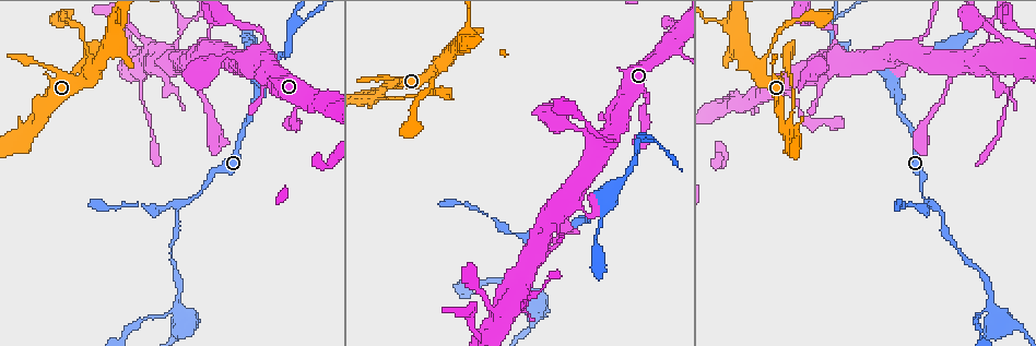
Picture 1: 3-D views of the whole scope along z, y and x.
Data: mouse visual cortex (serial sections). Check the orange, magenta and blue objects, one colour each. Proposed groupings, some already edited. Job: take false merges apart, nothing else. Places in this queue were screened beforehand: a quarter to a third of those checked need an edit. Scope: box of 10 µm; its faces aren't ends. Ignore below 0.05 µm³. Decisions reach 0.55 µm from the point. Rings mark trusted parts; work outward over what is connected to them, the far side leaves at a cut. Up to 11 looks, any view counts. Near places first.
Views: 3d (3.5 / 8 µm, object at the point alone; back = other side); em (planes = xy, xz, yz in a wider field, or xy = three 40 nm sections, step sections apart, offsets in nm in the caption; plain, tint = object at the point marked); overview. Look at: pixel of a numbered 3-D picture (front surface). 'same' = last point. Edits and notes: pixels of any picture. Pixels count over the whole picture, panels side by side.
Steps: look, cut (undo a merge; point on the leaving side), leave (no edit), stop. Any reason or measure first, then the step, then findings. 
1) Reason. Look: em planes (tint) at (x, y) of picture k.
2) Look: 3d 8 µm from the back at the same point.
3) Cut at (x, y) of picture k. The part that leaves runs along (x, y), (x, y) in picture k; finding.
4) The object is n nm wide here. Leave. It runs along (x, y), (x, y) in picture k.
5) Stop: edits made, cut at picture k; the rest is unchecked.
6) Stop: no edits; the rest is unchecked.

Three arms meet. Look: 3d 8 µm at (785, 125) of picture 1.

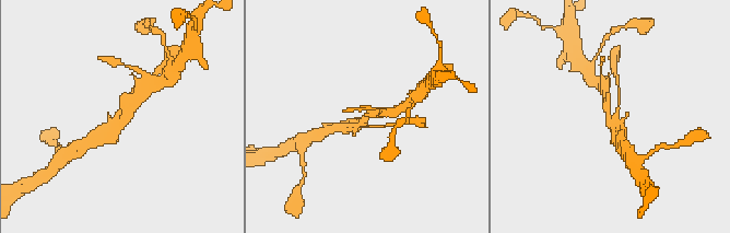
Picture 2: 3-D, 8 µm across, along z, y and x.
Look: 3d 3.5 µm at the same point.

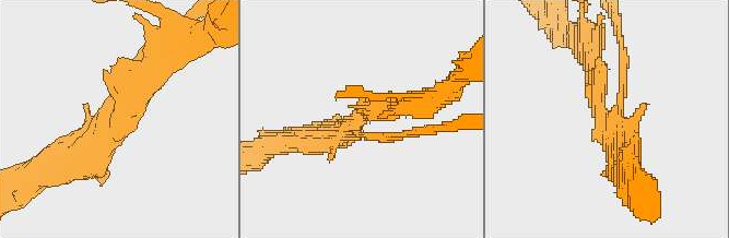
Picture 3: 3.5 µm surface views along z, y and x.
Shape alone is not enough. Look: em xy step 5 (tint) at (608, 118) of picture 3.

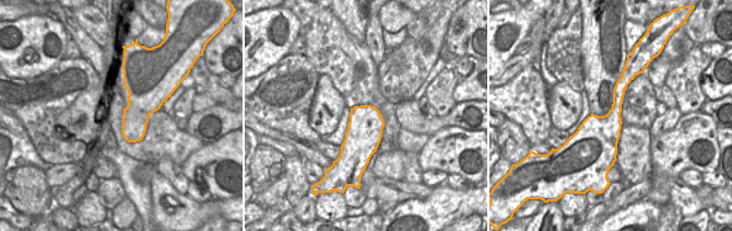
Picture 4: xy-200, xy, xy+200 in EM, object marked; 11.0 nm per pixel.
Leave. It runs along (156, 62), (109, 130), (62, 166) in picture 3; all the same cell.

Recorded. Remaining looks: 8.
Three-way junction. Look: 3d 3.5 µm at (526, 238) of picture 1.

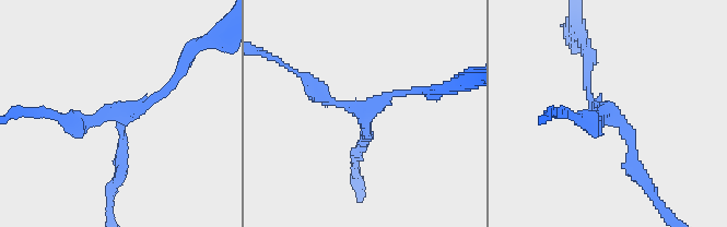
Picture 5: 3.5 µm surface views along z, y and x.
Shape alone is not enough. Look: em xy step 1 (tint) at (368, 115) of picture 5.

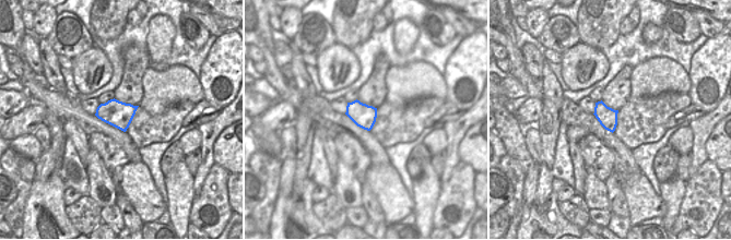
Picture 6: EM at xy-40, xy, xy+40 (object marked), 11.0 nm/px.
The arms are 150, 200, 250 nm wide. Leave. It runs along (176, 76), (119, 117), (119, 174) in picture 5; one cell here.

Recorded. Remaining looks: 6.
Branch point. Look: 3d 3.5 µm at (990, 307) of picture 1.

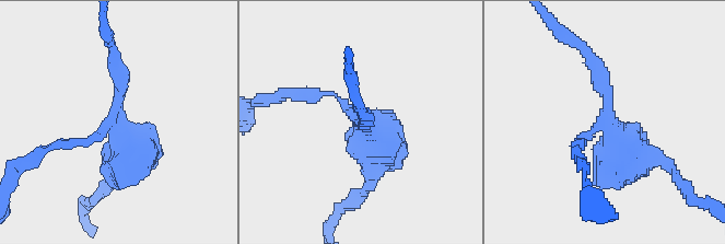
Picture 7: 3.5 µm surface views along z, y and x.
3 arms meet here; the arms are 100, 200, 500 nm wide; now the EM. Look: em xy step 5 (tint) at (356, 121) of picture 7.

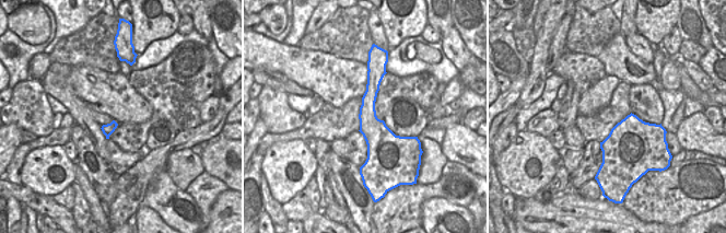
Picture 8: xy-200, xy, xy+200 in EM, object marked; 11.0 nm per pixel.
Cut it another way. Look: em xy step 1 (tint) at the same point.

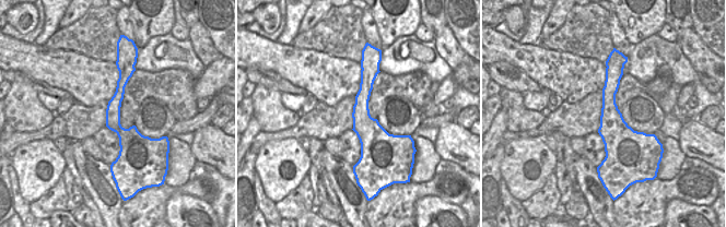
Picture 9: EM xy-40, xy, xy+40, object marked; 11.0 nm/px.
Leave. It runs along (586, 53), (617, 143), (656, 157) in picture 7; continuous, no second cell.

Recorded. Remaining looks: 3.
Look: 3d 8 µm at (296, 24) of picture 1.

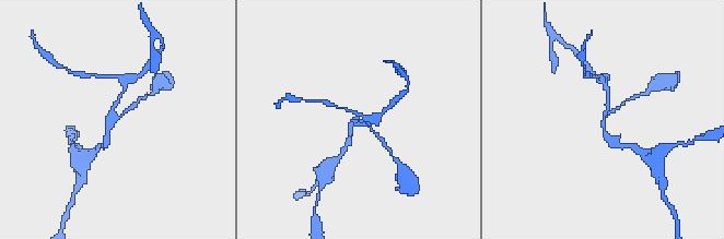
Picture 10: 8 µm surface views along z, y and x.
Look: 3d 3.5 µm at the same point.

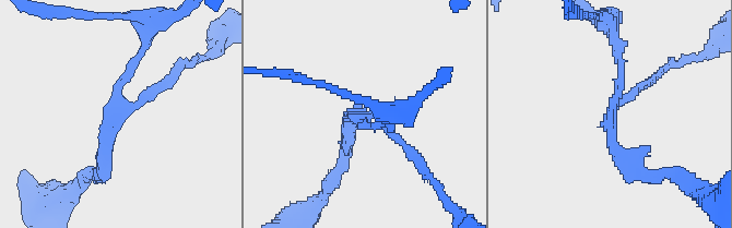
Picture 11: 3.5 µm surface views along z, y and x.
Look: em xy step 2 (tint) at (121, 115) of picture 11.

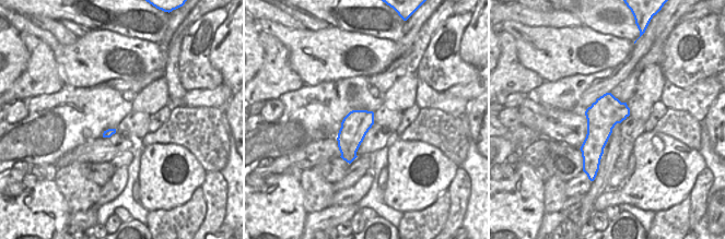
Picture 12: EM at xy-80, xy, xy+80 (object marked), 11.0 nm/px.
Leave. One cell here.

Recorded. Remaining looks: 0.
Stop: no edits; the rest is unchecked.

